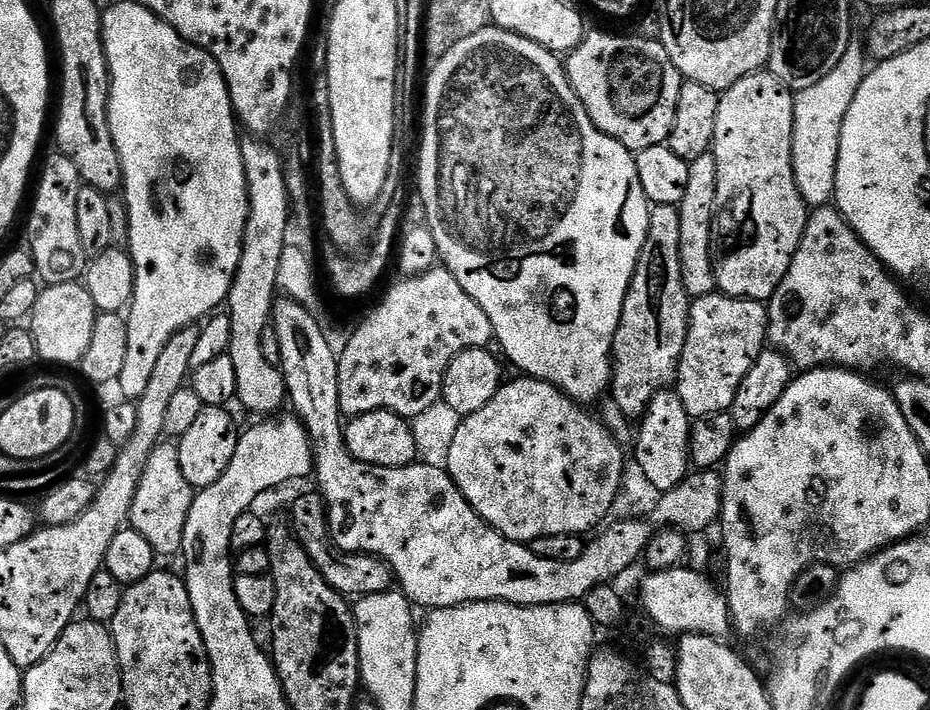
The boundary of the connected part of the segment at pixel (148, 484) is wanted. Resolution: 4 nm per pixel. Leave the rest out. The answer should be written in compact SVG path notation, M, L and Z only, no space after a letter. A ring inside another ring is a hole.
M161 442L157 444L146 462L144 473L140 476L140 481L136 487L130 513L131 527L135 528L138 534L142 534L142 538L146 538L146 542L150 542L152 551L161 557L172 556L176 551L179 553L184 546L184 531L186 530L193 495L194 490L190 486L190 482L186 482L186 478L182 474L179 447L175 443ZM148 506L164 506L164 508L168 508L166 514L172 520L174 530L172 532L168 532L168 530L166 532L162 532L162 530L160 532L146 532Z

